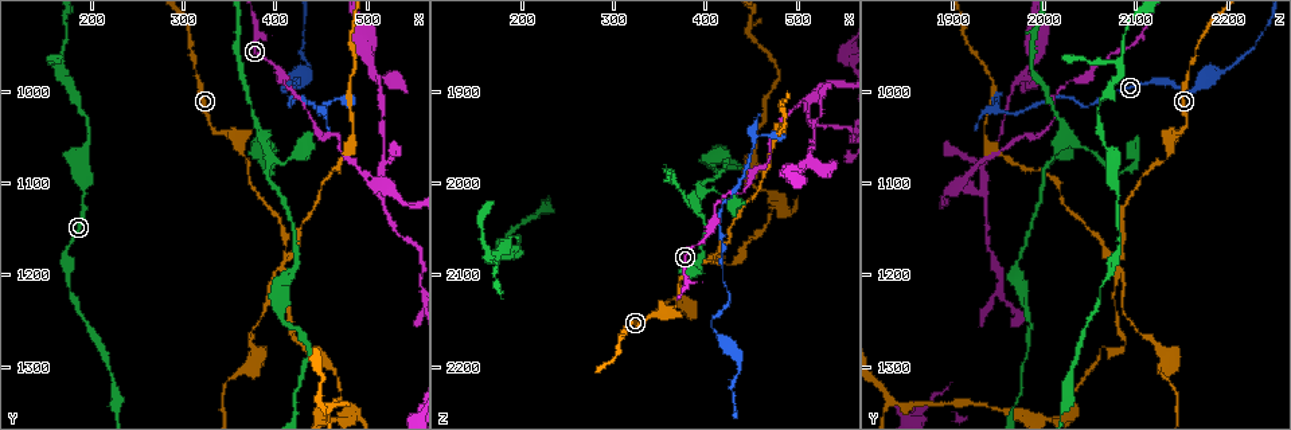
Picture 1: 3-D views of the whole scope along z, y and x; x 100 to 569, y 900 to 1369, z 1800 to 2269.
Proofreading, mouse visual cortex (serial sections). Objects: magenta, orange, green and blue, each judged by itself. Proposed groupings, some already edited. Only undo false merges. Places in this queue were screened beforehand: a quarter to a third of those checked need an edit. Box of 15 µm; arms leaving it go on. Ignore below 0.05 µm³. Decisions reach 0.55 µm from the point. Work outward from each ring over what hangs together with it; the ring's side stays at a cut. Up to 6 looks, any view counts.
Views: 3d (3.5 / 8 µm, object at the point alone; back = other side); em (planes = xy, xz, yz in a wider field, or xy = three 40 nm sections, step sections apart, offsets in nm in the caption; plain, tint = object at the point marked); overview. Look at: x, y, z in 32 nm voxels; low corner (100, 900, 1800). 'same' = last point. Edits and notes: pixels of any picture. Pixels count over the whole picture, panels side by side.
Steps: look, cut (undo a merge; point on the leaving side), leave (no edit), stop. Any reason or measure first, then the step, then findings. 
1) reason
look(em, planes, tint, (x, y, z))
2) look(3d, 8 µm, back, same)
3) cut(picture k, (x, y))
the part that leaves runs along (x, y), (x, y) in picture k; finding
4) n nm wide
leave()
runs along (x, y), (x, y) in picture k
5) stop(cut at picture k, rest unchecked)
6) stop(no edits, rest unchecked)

look(3d, 3.5 µm, back, (400, 970, 2060))

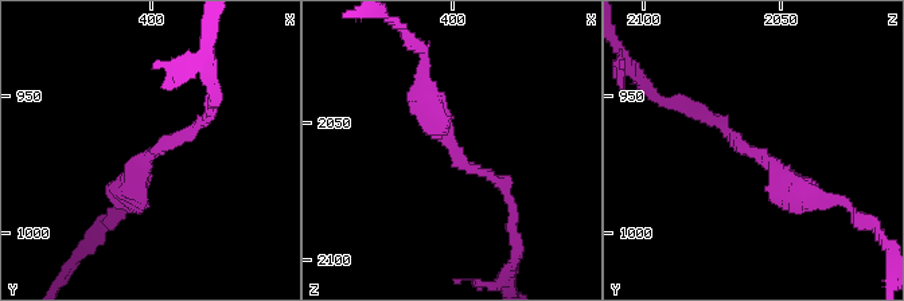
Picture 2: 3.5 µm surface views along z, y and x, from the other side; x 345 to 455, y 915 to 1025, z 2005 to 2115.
arms of 150, 350 nm
look(em, xy, step 1, tint, (401, 972, 2058))

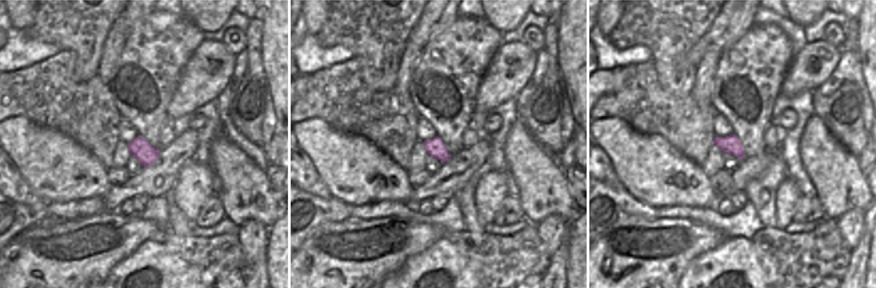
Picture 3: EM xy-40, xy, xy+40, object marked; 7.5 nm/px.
140 nm wide
leave()
runs along (507, 194), (454, 152), (425, 75) in picture 2; all the same cell

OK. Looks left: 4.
three-way junction
look(3d, 3.5 µm, (510, 1110, 1925))

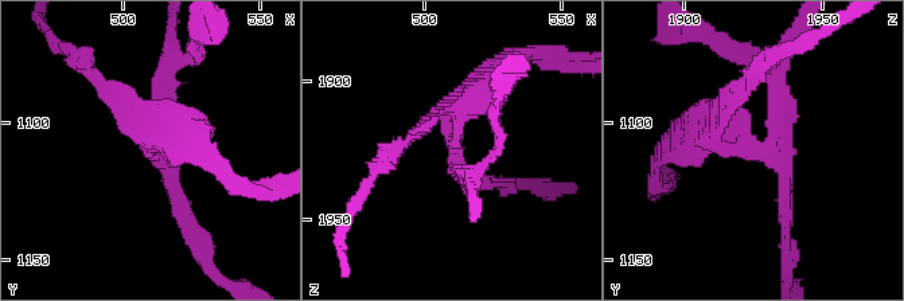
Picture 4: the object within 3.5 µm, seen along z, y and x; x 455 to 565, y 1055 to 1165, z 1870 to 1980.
need the tissue
look(em, xy, step 2, tint, (512, 1109, 1929))

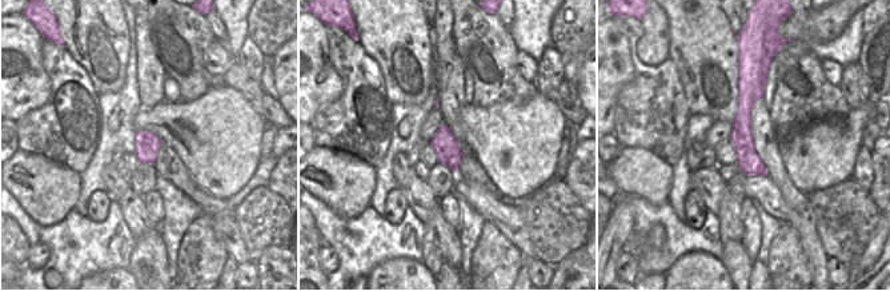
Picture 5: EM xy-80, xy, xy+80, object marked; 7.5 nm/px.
3 arms
cut(picture 4, (166, 69))
the part that leaves runs along (724, 148), (786, 136), (779, 70) in picture 4; two cells meet here

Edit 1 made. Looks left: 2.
a narrow waist
look(3d, 3.5 µm, (460, 1015, 1945))

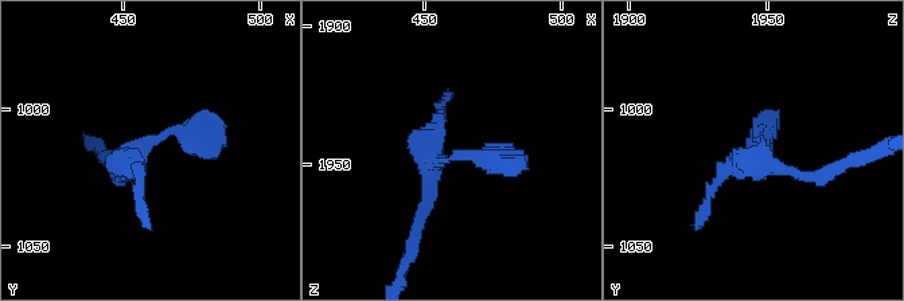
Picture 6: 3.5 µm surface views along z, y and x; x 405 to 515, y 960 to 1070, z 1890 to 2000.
need the tissue
look(em, xy, step 2, tint, (460, 1012, 1946))

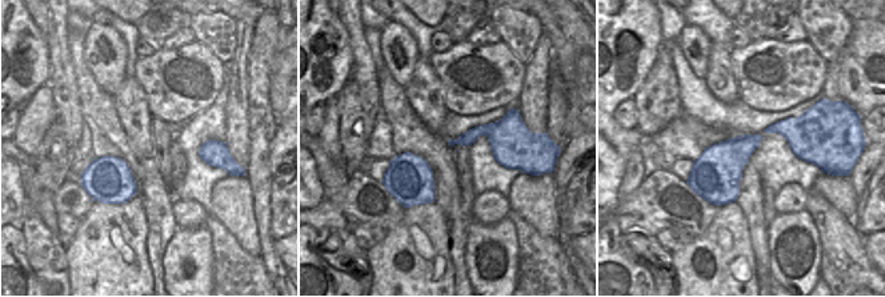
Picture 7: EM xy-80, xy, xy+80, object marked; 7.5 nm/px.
leave()
runs along (420, 214), (433, 159), (528, 165) in picture 6; all the same cell

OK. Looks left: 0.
stop(cut at picture 4, rest unchecked)

